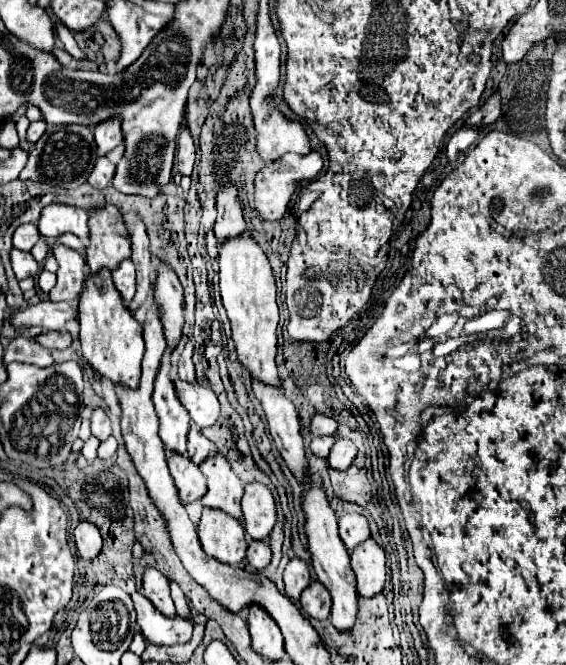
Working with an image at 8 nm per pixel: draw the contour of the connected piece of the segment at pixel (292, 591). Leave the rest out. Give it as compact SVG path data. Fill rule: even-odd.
M291 557L283 573L283 583L285 583L285 595L289 599L299 599L303 589L311 585L309 565L299 557Z

